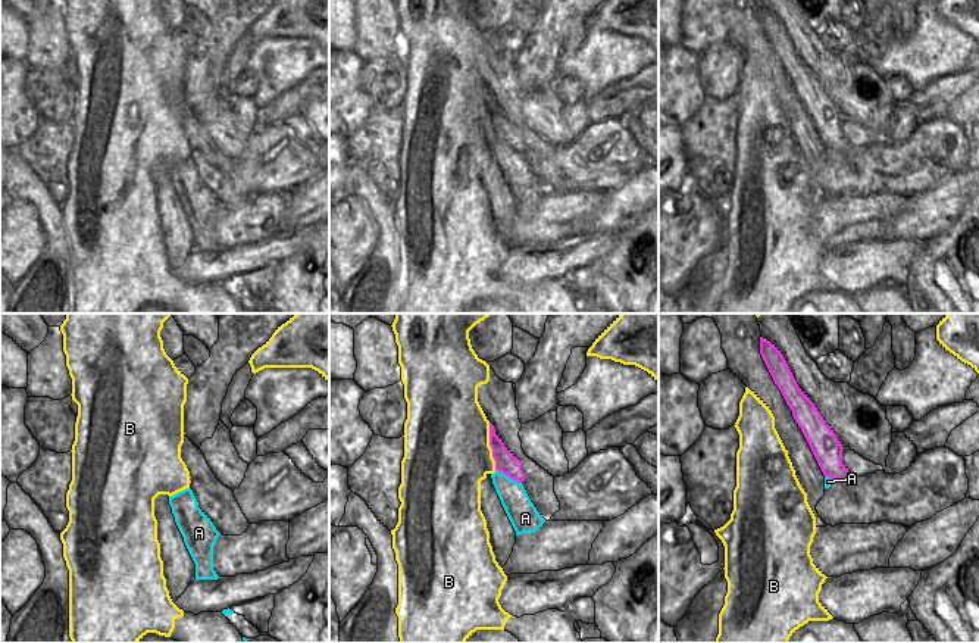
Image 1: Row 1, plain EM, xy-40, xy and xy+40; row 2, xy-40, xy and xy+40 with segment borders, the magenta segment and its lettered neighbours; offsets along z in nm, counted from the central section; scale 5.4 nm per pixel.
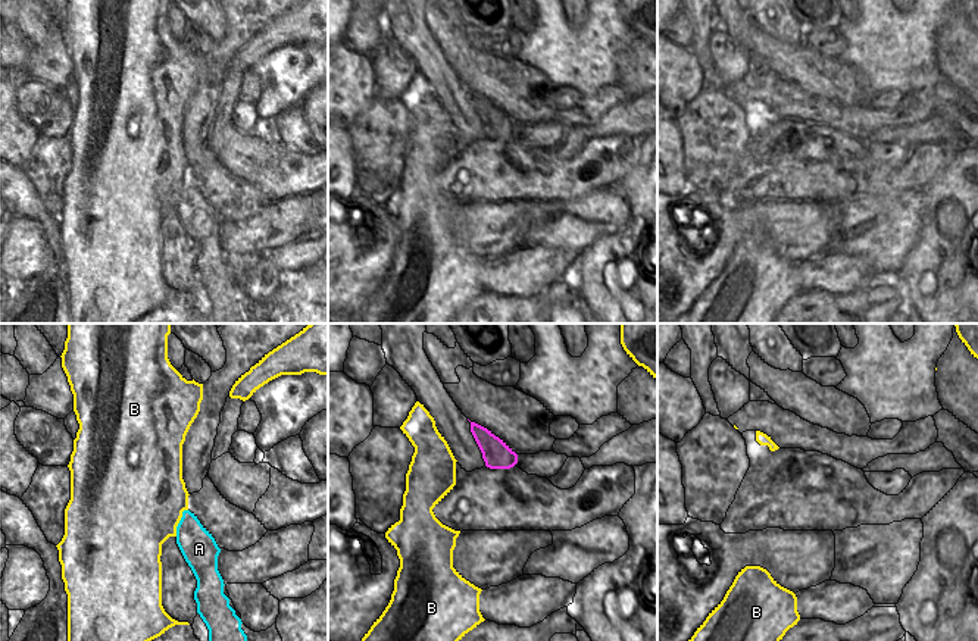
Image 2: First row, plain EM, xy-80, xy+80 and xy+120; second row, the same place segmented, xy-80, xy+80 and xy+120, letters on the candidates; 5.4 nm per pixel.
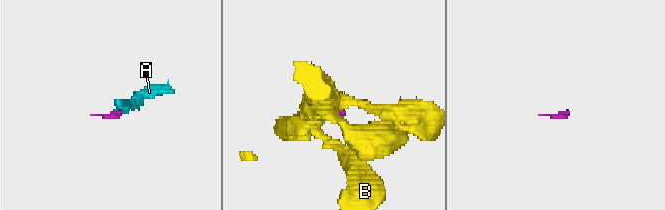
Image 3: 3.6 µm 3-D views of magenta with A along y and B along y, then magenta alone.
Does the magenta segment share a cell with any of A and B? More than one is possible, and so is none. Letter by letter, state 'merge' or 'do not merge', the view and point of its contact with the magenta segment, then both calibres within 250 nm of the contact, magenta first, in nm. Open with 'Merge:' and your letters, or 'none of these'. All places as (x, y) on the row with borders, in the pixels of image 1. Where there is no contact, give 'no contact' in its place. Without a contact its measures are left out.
Merge: A
A: merge; meets magenta in xy at (509, 475); 120 nm thick on the magenta side, 160 nm on the other
B: do not merge; meets magenta in xy at (490, 445); 120 nm thick on the magenta side, 480 nm on the other

